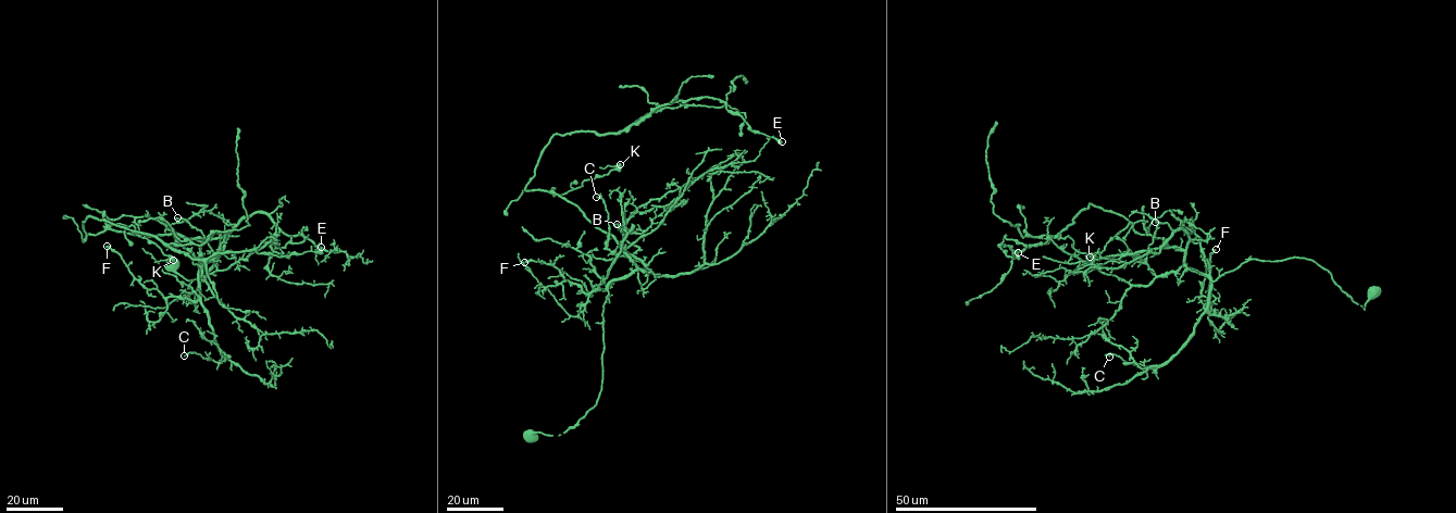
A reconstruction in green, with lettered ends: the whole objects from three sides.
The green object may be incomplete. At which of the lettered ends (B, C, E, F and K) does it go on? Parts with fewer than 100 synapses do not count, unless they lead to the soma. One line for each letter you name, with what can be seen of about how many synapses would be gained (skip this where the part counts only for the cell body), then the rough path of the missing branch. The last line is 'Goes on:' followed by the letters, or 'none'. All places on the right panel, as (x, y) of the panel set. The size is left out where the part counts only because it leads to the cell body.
Goes on: none

